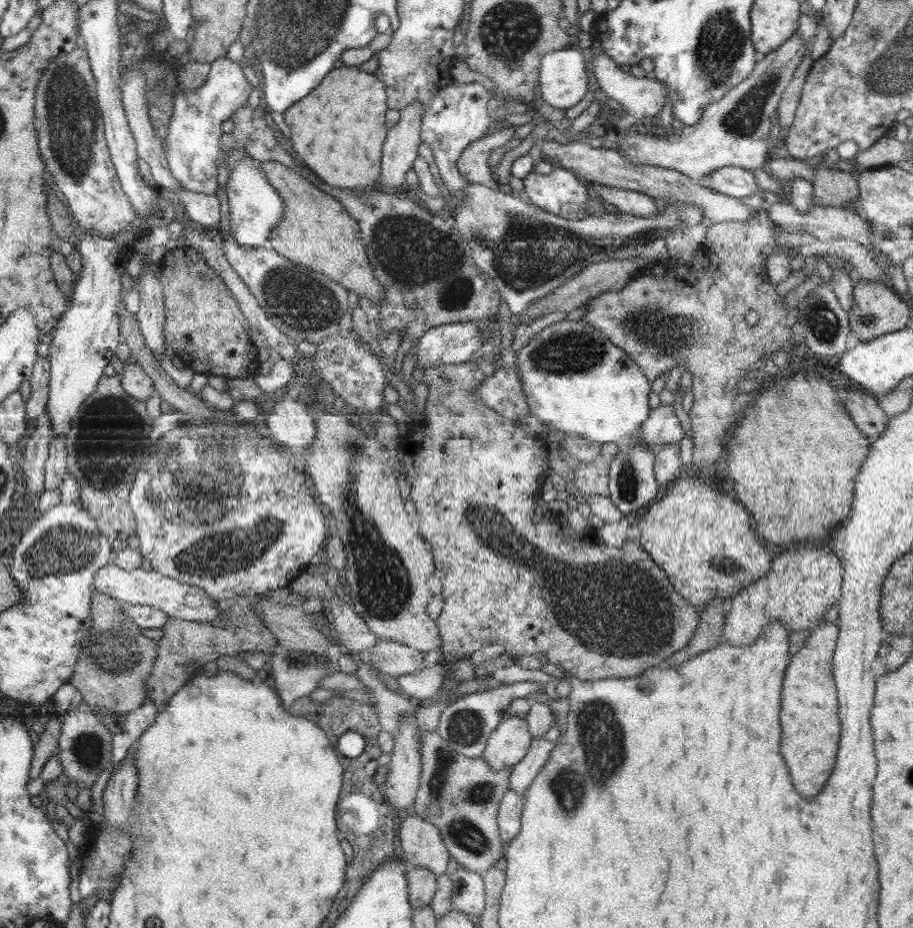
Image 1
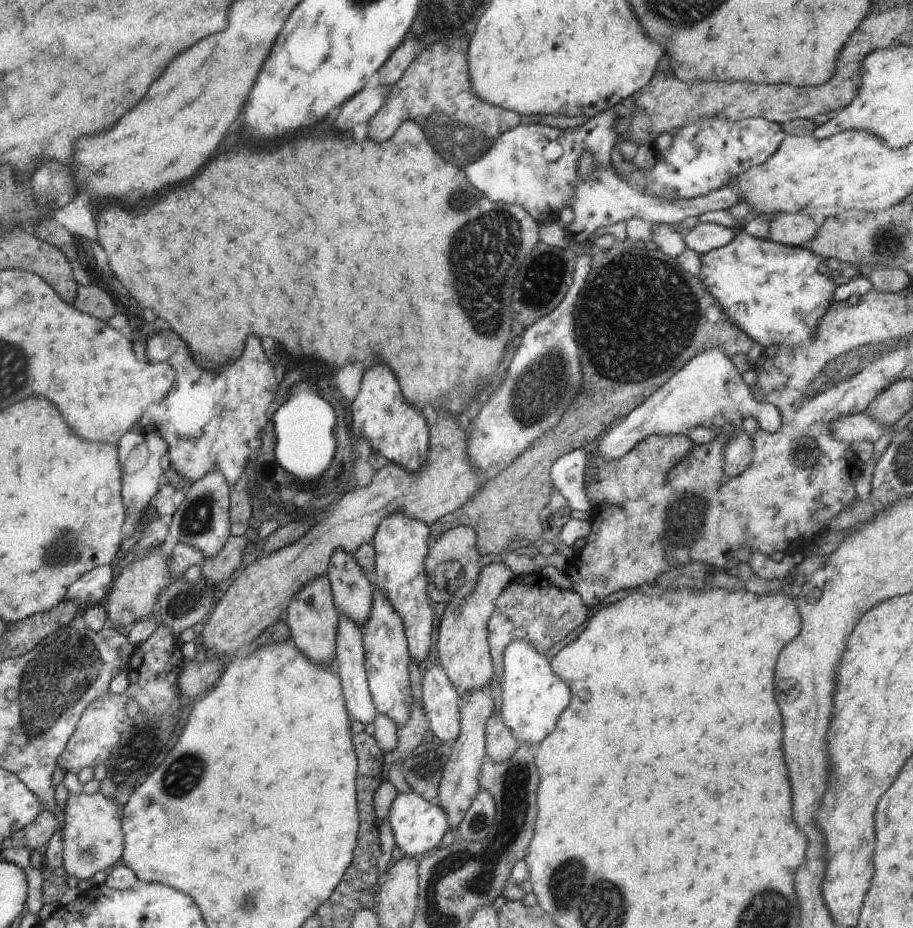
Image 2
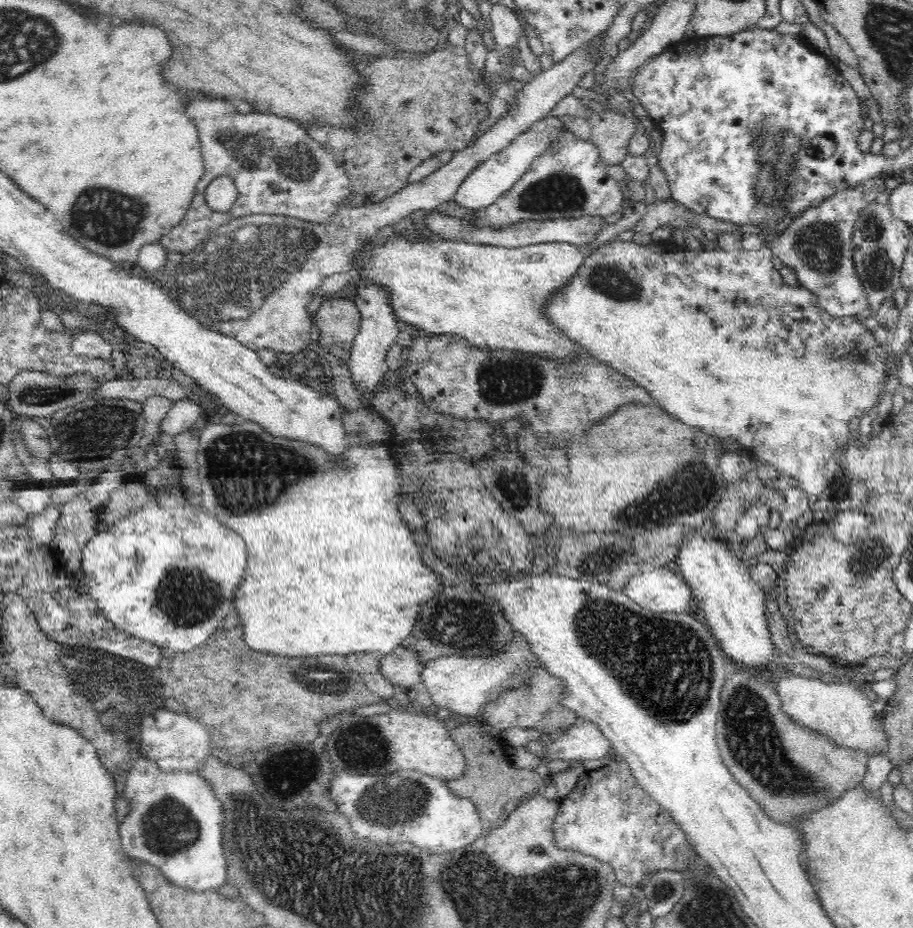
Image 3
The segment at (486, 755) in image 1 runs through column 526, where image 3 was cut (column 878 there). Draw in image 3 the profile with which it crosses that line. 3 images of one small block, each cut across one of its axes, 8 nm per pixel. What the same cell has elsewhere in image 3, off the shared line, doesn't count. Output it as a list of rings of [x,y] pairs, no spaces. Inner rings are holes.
[[[803,675],[783,677],[777,683],[776,691],[782,699],[782,711],[796,723],[808,727],[820,735],[826,735],[834,743],[866,754],[888,752],[889,740],[883,725],[877,720],[872,700],[858,685],[838,683],[829,678],[805,678]]]

